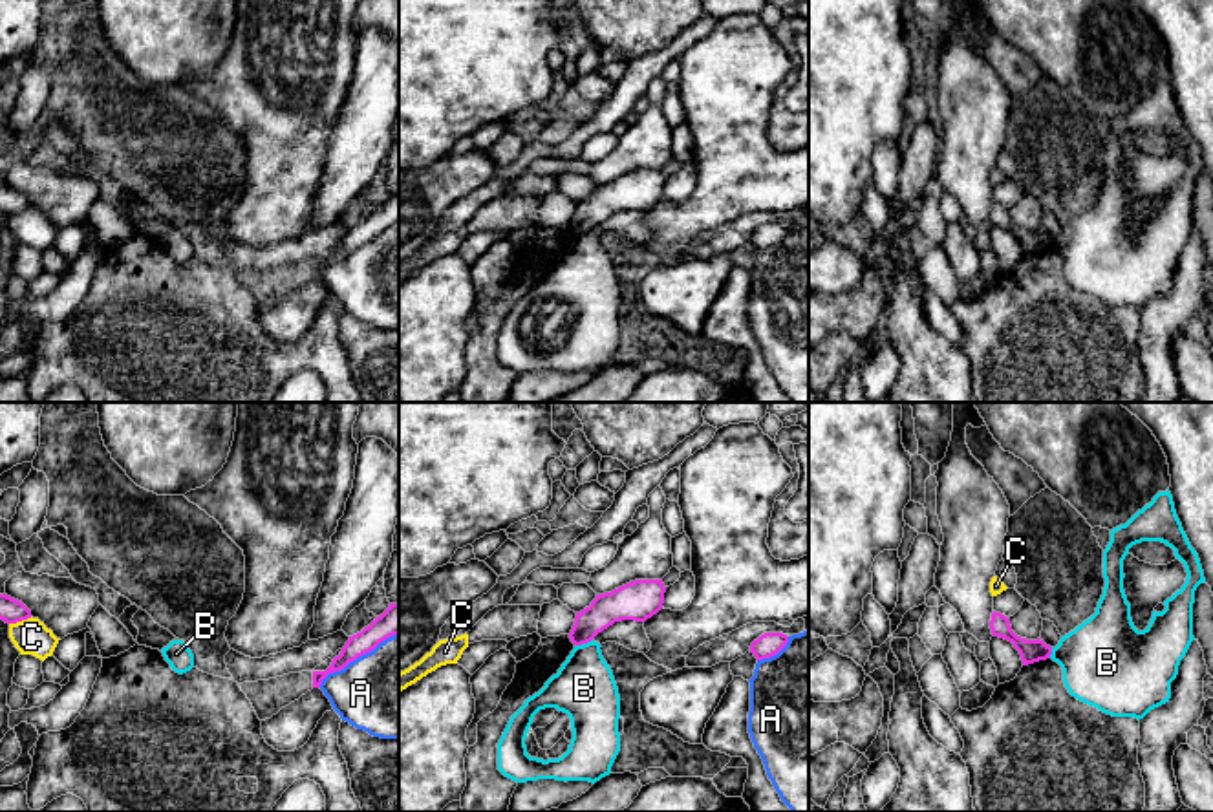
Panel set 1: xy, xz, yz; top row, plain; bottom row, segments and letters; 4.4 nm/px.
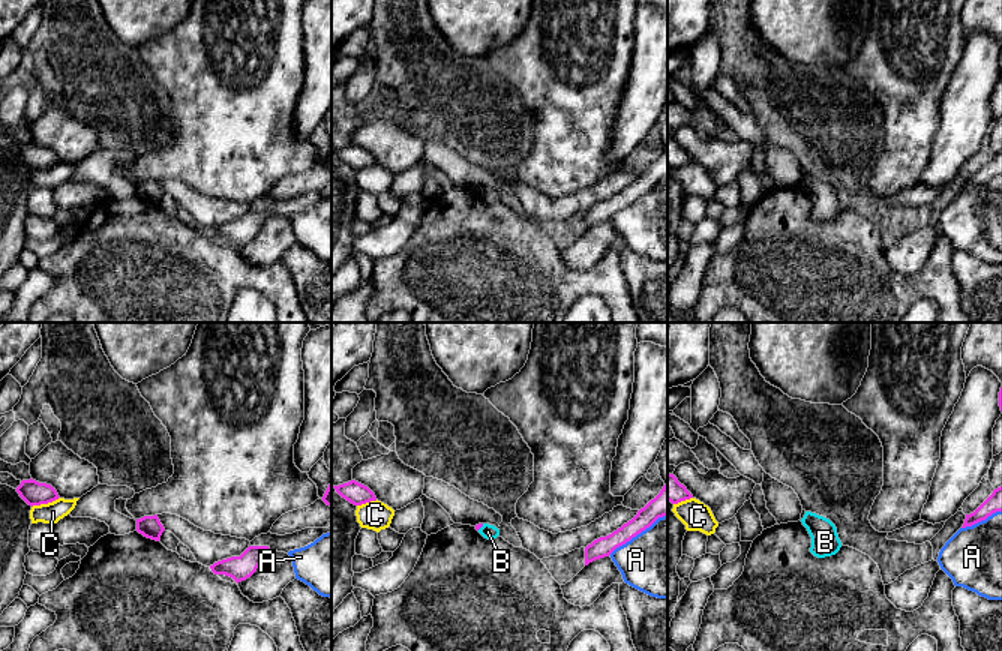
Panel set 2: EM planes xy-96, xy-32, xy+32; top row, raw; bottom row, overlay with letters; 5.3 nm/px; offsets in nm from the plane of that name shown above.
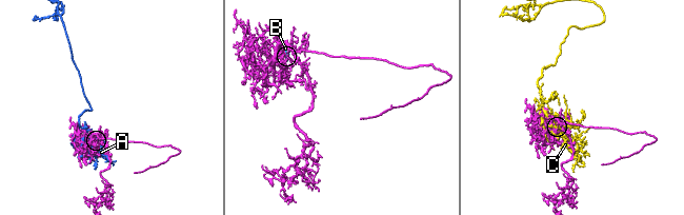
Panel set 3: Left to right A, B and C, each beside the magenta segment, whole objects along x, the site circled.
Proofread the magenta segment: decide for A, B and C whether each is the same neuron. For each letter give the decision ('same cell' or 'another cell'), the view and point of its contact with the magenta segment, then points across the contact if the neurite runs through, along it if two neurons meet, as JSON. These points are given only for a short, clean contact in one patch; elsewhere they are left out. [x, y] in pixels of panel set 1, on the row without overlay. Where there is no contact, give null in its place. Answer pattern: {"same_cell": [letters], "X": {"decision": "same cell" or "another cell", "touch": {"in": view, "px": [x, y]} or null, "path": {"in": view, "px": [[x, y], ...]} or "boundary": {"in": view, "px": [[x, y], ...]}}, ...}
{"same_cell": [], "A": {"decision": "another cell", "touch": {"in": "xy", "px": [357, 247]}}, "B": {"decision": "another cell", "touch": {"in": "xz", "px": [582, 233]}, "boundary": {"in": "xz", "px": [[591, 229], [575, 236]]}}, "C": {"decision": "another cell", "touch": {"in": "xy", "px": [21, 211]}}}

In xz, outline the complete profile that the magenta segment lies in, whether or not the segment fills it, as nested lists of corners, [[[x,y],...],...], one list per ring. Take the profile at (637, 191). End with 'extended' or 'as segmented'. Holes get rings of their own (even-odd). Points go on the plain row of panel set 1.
[[[635,170],[611,183],[596,185],[589,198],[576,203],[571,232],[587,234],[615,212],[646,212],[662,199],[664,183],[662,170]]]; as segmented

